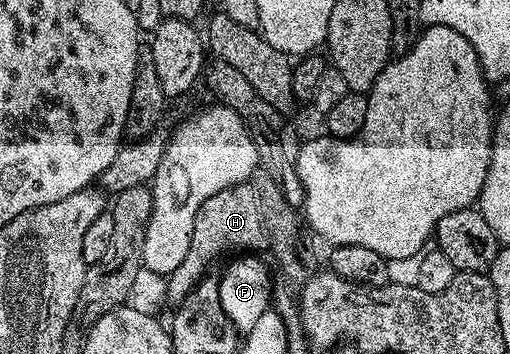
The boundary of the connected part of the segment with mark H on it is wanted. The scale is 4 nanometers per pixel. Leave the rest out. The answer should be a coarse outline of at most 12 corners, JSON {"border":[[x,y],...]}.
{"border":[[249,182],[212,193],[184,261],[168,276],[180,305],[221,255],[267,250]]}

